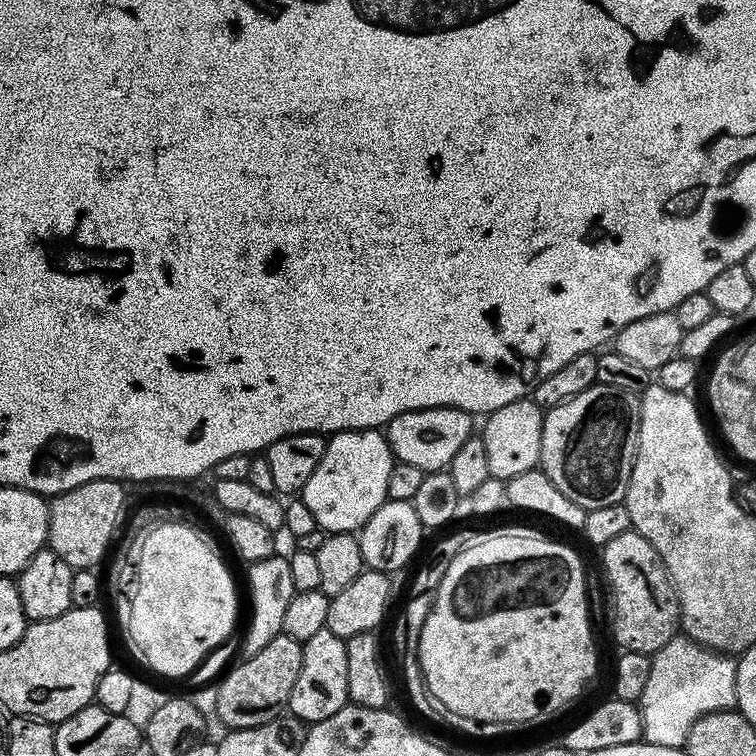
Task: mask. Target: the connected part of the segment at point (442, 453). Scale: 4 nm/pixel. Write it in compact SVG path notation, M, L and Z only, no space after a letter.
M423 408L406 414L398 414L386 425L388 445L399 462L410 462L425 474L447 469L448 463L458 454L462 442L473 435L473 417L461 408Z

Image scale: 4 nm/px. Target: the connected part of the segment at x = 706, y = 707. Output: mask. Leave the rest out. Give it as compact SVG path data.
M677 634L652 656L650 678L646 678L646 690L642 690L638 707L644 727L643 739L647 743L684 748L698 718L711 712L726 712L736 708L736 660L731 655L713 652L711 648L706 648L687 636Z

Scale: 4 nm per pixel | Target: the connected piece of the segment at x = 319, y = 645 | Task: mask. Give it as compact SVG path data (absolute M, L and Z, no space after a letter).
M327 627L303 641L303 646L302 670L298 670L298 682L294 682L294 690L290 690L286 708L291 715L311 726L330 718L330 714L338 714L338 710L350 703L346 682L346 641Z

